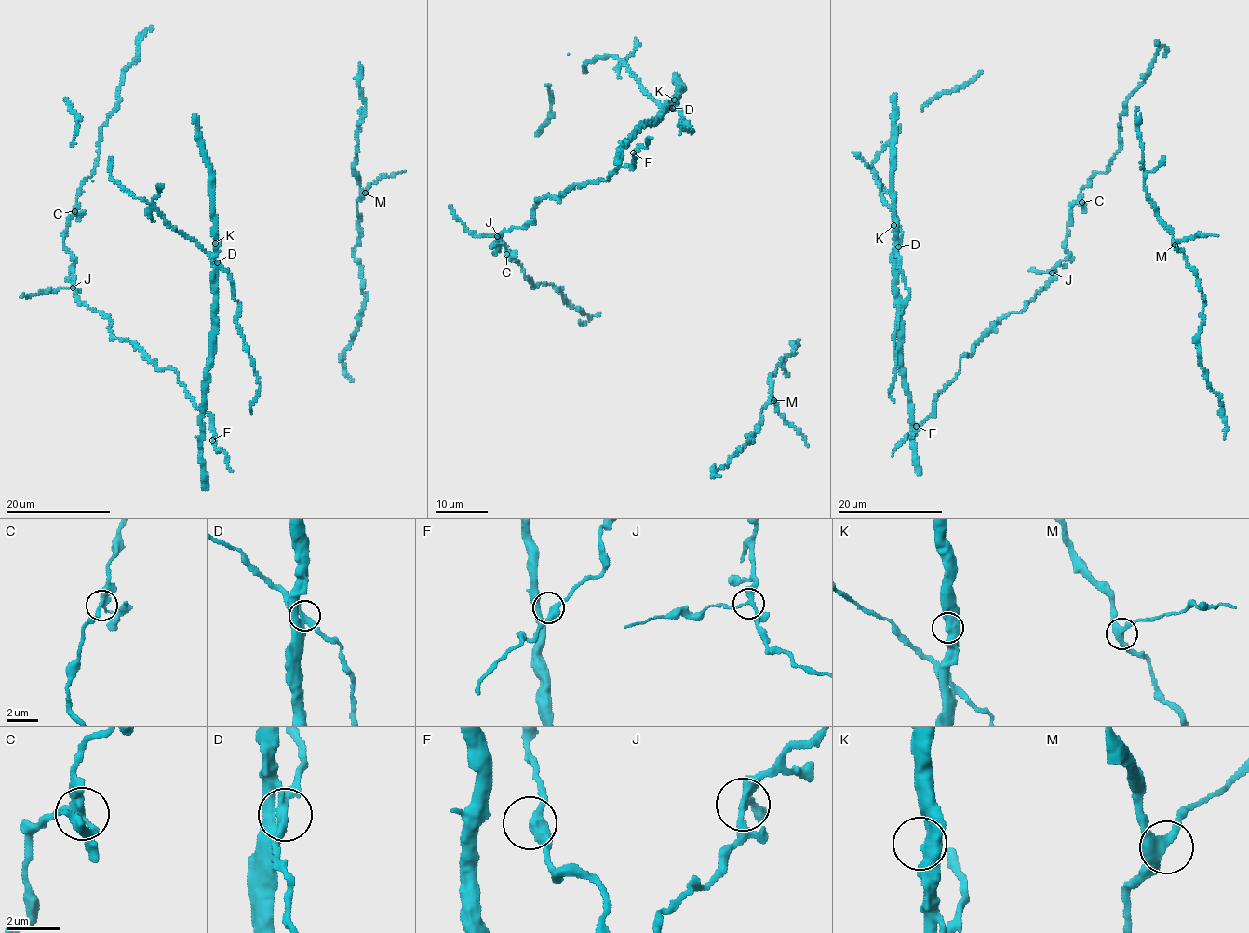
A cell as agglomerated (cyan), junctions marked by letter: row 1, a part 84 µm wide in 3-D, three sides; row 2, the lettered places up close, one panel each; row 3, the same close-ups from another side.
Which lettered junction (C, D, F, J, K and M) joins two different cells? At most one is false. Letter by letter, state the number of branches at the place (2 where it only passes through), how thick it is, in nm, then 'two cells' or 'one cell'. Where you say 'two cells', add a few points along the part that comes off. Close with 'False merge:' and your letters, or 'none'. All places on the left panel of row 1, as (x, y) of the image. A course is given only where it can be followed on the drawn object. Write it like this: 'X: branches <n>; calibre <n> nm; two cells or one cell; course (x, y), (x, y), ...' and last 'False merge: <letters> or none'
C: branches 3; calibre 280 nm; one cell
D: branches 3; calibre 320 nm; two cells
F: branches 2; calibre 400 nm; one cell
J: branches 3; calibre 240 nm; one cell
K: branches 2; calibre 500 nm; one cell
M: branches 3; calibre 360 nm; one cell
False merge: D

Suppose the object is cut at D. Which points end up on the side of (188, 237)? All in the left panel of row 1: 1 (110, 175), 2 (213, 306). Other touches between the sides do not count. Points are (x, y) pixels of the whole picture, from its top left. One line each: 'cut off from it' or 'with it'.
1: with it
2: cut off from it

